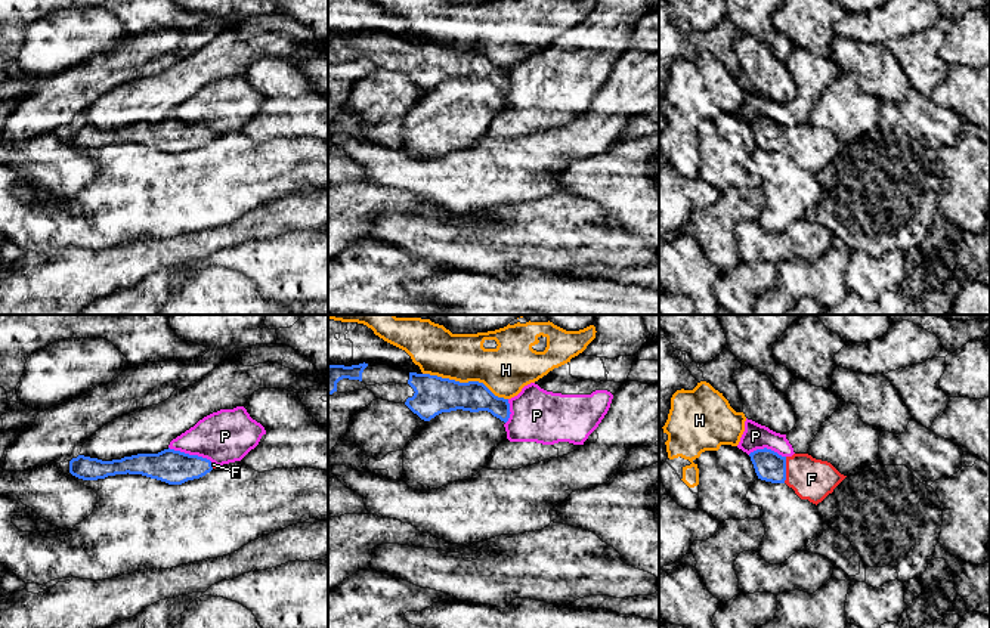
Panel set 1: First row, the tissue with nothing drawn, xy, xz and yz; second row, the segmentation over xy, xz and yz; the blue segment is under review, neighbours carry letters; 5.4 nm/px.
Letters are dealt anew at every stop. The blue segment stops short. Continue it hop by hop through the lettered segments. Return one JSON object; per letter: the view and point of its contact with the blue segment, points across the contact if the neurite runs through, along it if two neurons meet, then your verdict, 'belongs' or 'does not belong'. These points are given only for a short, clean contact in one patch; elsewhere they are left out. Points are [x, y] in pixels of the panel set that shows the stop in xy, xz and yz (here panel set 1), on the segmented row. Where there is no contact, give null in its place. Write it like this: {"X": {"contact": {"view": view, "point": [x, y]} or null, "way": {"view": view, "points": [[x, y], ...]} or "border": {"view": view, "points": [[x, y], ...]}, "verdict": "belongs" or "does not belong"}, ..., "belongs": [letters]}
{"F": {"contact": {"view": "yz", "point": [785, 470]}, "verdict": "belongs"}, "H": {"contact": {"view": "xz", "point": [466, 383]}, "verdict": "does not belong"}, "P": {"contact": {"view": "xy", "point": [191, 455]}, "border": {"view": "xy", "points": [[169, 446], [206, 457], [212, 463]]}, "verdict": "does not belong"}, "belongs": ["F"]}

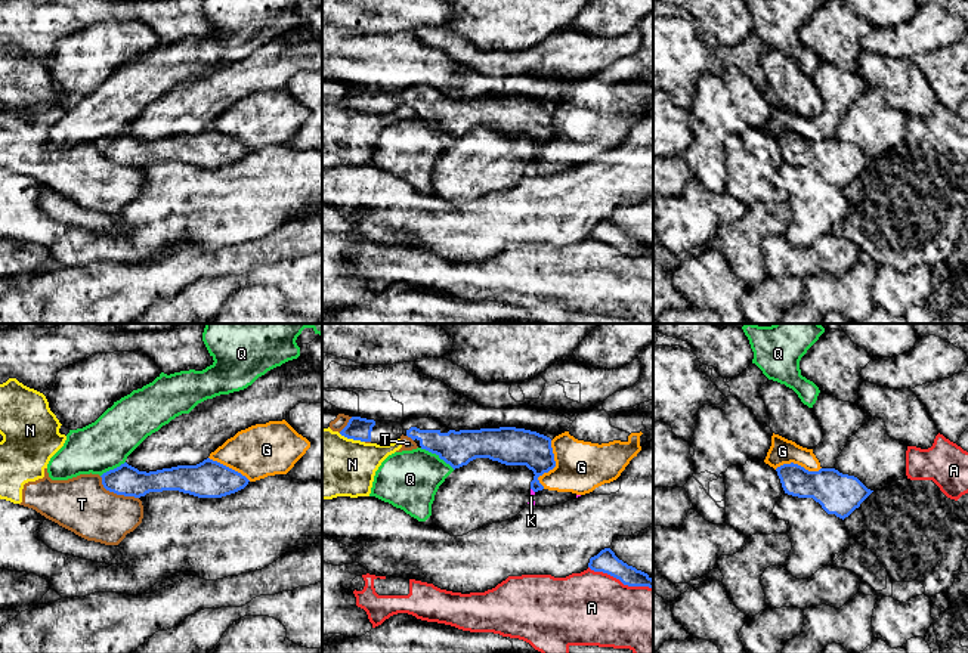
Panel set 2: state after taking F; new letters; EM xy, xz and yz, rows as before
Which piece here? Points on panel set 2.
{"A": {"contact": {"view": "xz", "point": [621, 581]}, "verdict": "does not belong"}, "G": {"contact": {"view": "xz", "point": [553, 467]}, "border": {"view": "xz", "points": [[551, 440], [554, 466], [538, 477], [543, 488]]}, "verdict": "does not belong"}, "K": {"contact": {"view": "xz", "point": [532, 489]}, "border": {"view": "xz", "points": [[531, 488], [534, 492]]}, "verdict": "does not belong"}, "N": {"contact": {"view": "xz", "point": [352, 438]}, "verdict": "does not belong"}, "Q": {"contact": {"view": "xz", "point": [438, 454]}, "border": {"view": "xz", "points": [[420, 448], [435, 452], [454, 469]]}, "verdict": "does not belong"}, "T": {"contact": {"view": "xy", "point": [116, 492]}, "verdict": "does not belong"}, "belongs": []}

